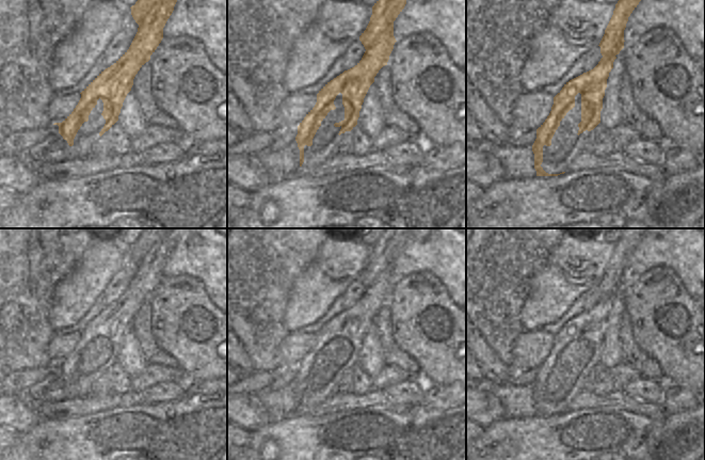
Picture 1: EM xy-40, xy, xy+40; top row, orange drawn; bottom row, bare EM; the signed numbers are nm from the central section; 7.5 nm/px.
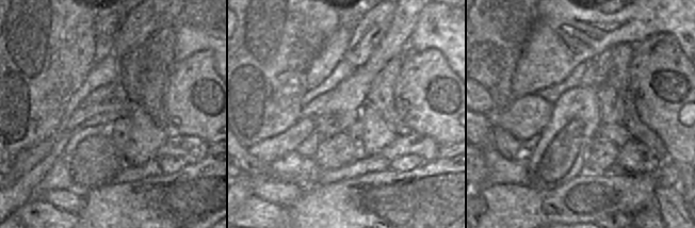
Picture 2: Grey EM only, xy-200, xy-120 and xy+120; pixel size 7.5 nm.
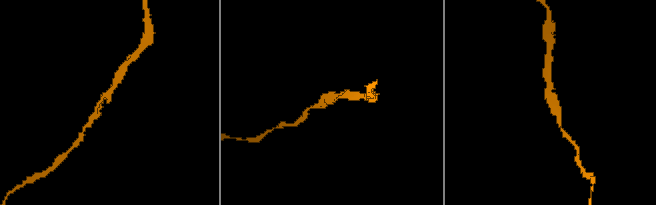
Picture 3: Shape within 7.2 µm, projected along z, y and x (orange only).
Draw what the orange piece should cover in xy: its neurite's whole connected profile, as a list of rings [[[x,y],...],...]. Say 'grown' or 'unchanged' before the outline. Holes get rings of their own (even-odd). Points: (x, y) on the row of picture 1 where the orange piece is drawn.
unchanged; [[[379,0],[372,6],[370,21],[359,36],[366,49],[362,60],[319,91],[315,107],[298,126],[295,141],[300,149],[300,166],[304,162],[304,146],[313,145],[321,122],[331,110],[336,109],[334,100],[339,93],[342,94],[345,120],[334,124],[341,128],[338,134],[351,131],[357,125],[364,98],[379,70],[387,65],[397,42],[394,36],[394,21],[405,4],[406,0]]]

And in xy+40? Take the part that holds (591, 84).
unchanged; [[[619,0],[613,15],[599,43],[603,58],[591,70],[570,80],[554,97],[551,111],[545,122],[536,129],[536,139],[532,145],[536,176],[558,176],[548,174],[541,166],[543,146],[550,146],[551,139],[566,113],[575,107],[575,96],[581,94],[581,122],[578,124],[578,136],[593,130],[600,123],[603,98],[607,88],[609,73],[613,68],[616,54],[624,48],[624,30],[628,17],[641,0]]]

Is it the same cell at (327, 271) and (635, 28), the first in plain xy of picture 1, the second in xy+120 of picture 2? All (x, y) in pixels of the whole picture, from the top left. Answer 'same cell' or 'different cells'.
same cell

